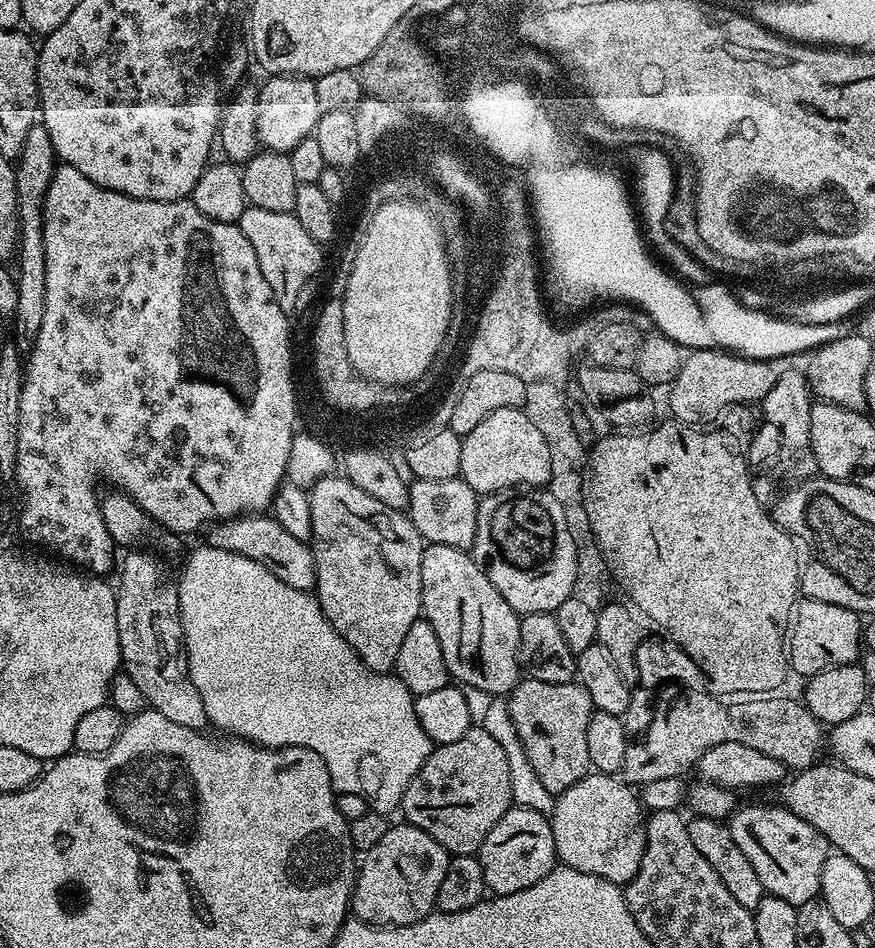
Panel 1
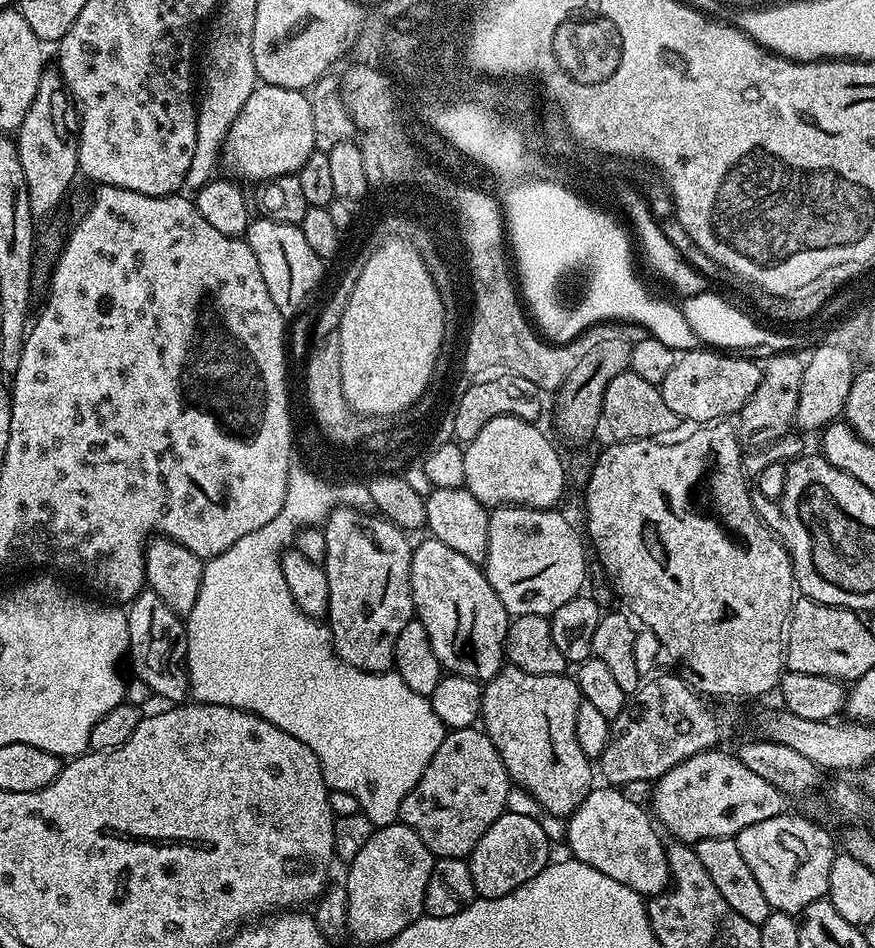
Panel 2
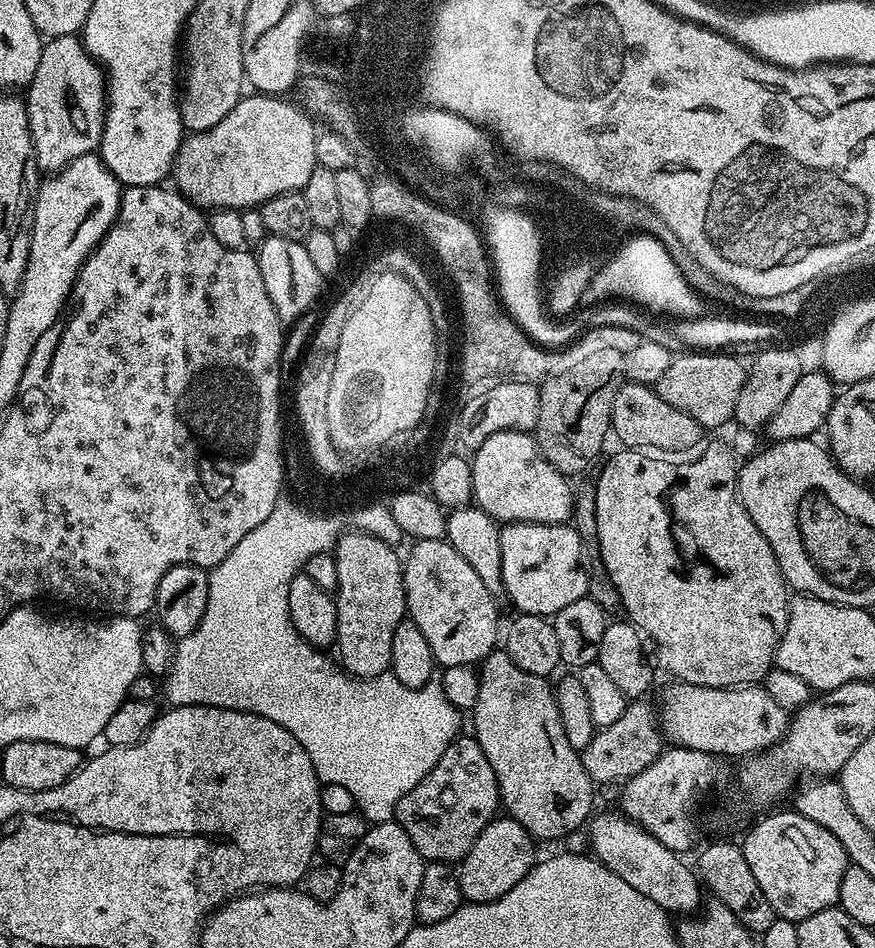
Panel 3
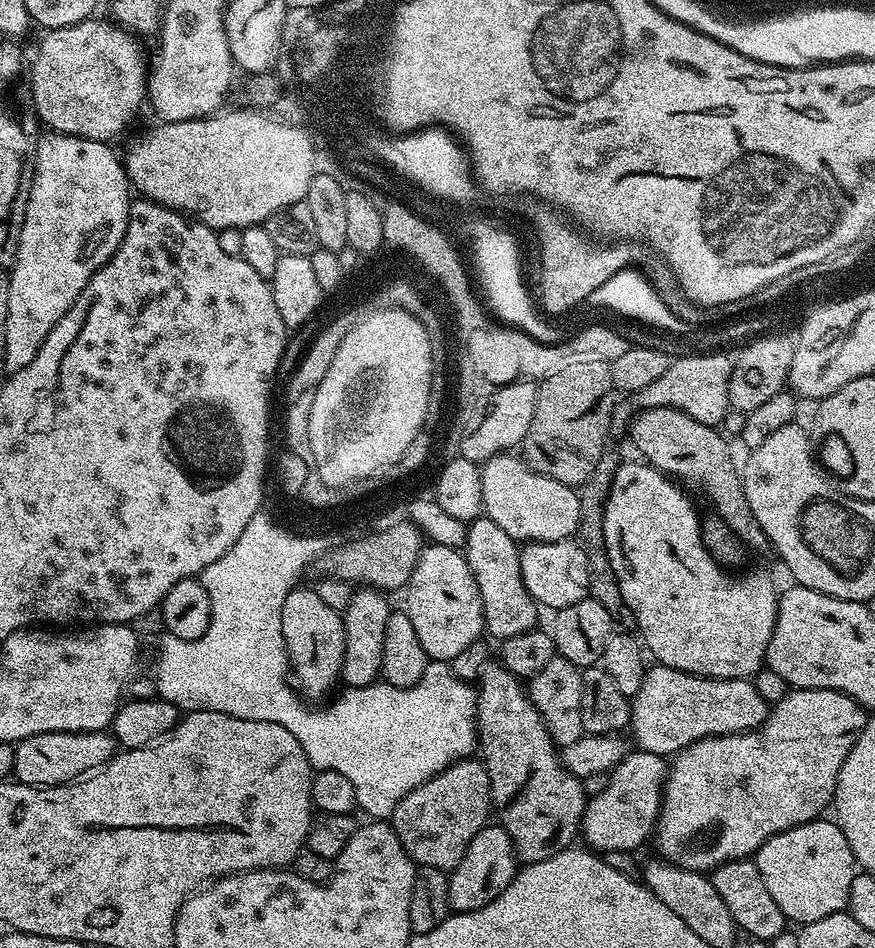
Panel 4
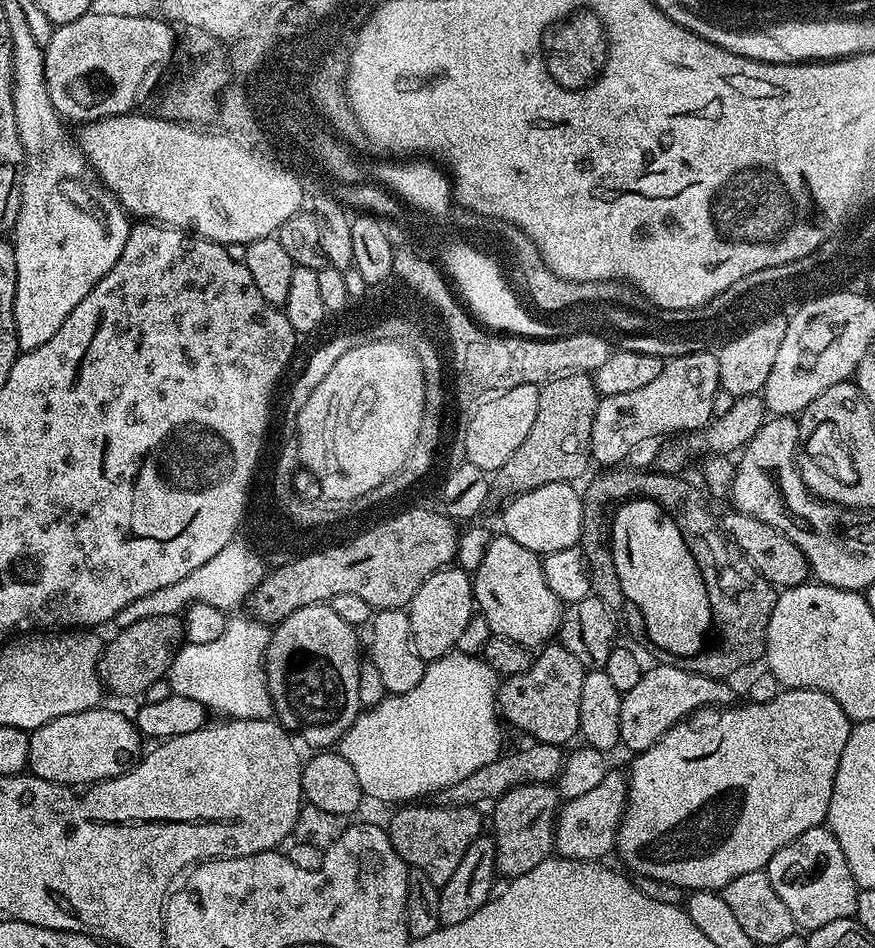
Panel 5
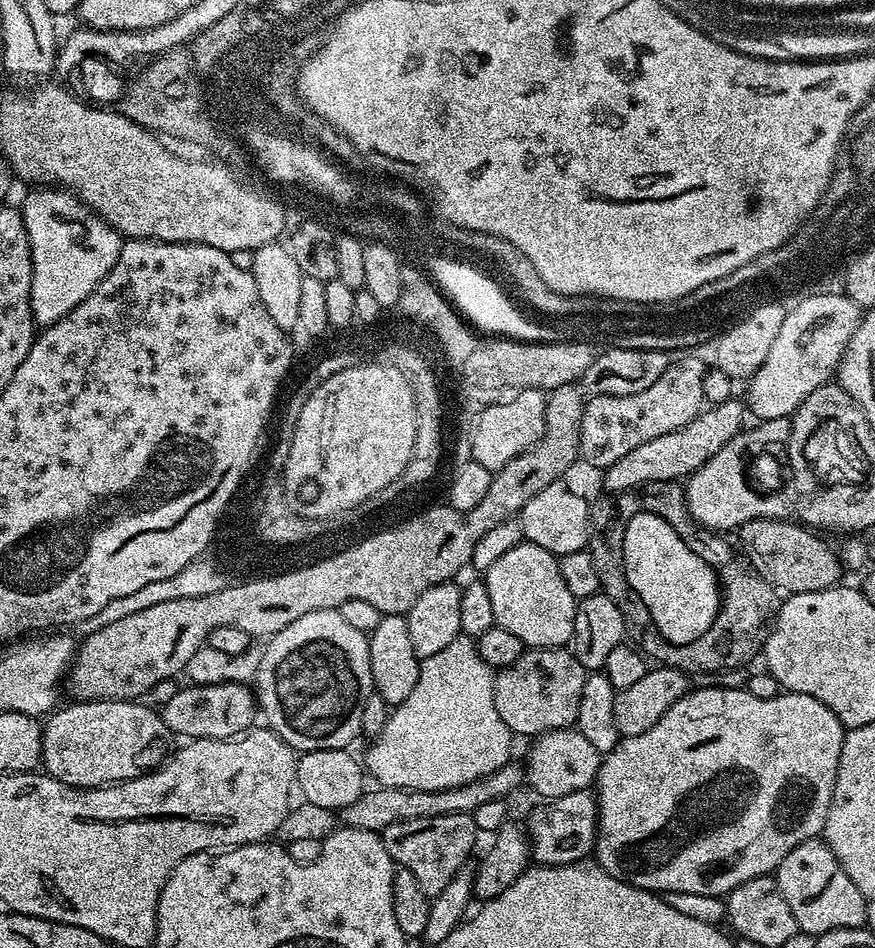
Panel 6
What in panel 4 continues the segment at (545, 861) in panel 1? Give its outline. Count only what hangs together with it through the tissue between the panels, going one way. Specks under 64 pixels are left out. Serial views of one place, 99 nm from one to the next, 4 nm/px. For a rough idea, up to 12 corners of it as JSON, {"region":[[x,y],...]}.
{"region":[[489,822],[448,877],[450,909],[473,912],[518,871],[516,848]]}

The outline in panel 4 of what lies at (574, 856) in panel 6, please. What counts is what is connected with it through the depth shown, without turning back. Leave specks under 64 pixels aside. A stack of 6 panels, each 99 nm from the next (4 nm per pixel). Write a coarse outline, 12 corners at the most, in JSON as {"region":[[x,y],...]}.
{"region":[[632,750],[585,803],[583,843],[603,854],[649,843],[665,757]]}

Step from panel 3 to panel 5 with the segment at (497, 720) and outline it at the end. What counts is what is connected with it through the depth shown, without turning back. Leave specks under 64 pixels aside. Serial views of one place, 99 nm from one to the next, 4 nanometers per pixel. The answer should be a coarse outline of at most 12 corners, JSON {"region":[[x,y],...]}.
{"region":[[551,783],[491,805],[496,870],[511,878],[553,855],[562,797]]}

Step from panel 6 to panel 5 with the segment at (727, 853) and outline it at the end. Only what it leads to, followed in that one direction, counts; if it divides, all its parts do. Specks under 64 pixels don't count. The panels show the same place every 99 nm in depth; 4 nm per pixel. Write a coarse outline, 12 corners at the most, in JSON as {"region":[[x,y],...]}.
{"region":[[832,696],[702,708],[635,753],[615,851],[720,892],[828,819]]}

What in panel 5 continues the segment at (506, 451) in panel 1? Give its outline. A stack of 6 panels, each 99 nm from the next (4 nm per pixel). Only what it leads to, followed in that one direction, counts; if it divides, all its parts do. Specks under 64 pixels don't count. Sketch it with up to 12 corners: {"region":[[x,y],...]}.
{"region":[[571,483],[511,497],[503,535],[541,557],[579,545]]}

